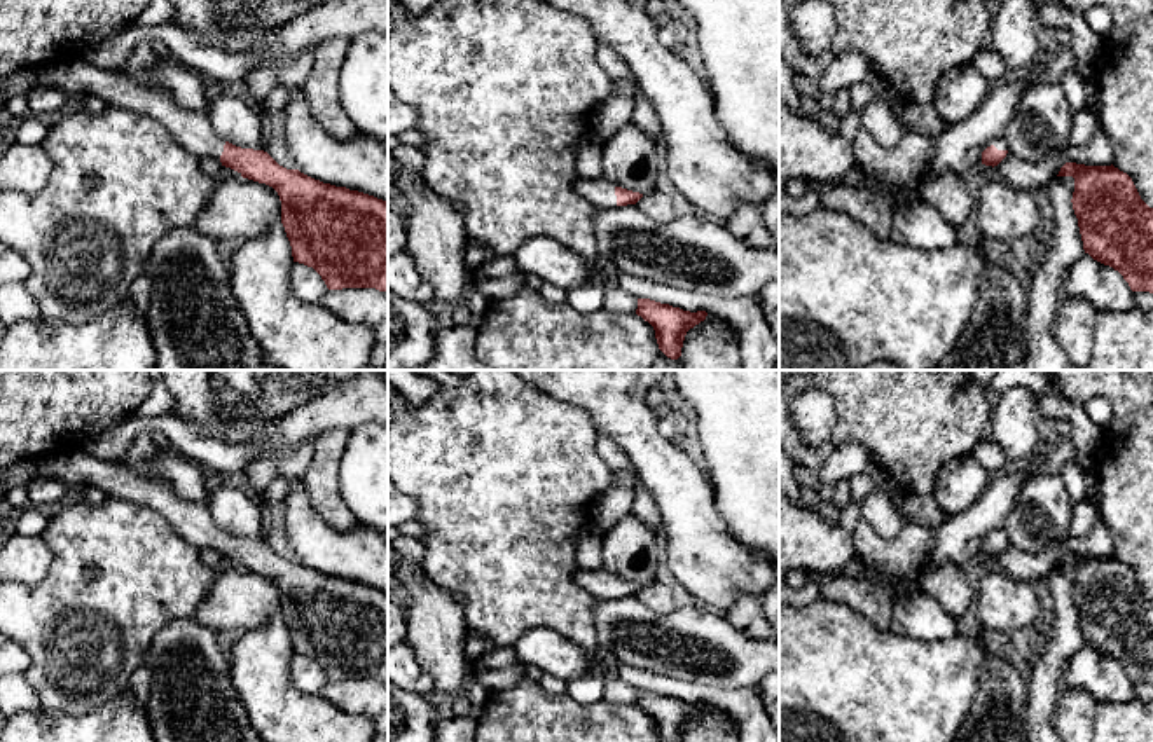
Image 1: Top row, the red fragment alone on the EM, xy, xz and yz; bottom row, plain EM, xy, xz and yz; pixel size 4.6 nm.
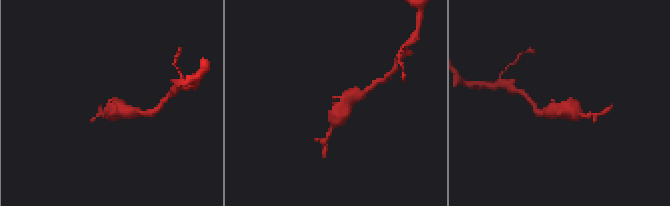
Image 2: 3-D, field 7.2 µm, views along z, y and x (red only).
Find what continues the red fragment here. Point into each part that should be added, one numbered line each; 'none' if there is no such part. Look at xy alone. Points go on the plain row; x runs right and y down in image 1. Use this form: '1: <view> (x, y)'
1: xy (77, 470)

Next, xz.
1: xz (601, 585)

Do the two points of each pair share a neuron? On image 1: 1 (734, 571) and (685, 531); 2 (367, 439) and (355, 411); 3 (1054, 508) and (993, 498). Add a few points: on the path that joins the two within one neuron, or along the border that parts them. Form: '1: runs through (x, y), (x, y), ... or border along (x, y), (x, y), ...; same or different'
1: runs through (722, 568), (697, 543); same
2: border along (369, 421), (350, 430); different
3: border along (1042, 470), (1022, 482), (1015, 503), (1001, 526); different

